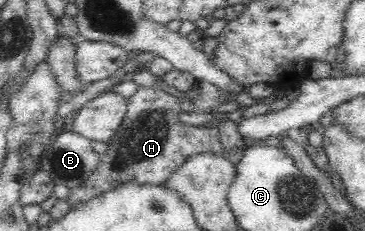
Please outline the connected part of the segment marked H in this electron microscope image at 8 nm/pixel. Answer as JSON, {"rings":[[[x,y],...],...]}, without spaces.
{"rings":[[[156,85],[152,89],[137,89],[137,92],[127,99],[127,113],[122,121],[117,135],[111,140],[110,151],[101,157],[99,167],[95,169],[94,174],[88,179],[84,187],[70,190],[68,206],[70,209],[79,204],[89,203],[96,196],[102,195],[103,192],[114,189],[120,184],[140,184],[140,185],[163,185],[166,179],[172,173],[186,162],[188,157],[195,154],[206,154],[218,156],[222,154],[221,139],[219,132],[215,129],[207,130],[204,126],[186,126],[180,125],[176,121],[176,113],[180,111],[178,99],[172,97],[172,94],[160,91]]]}

